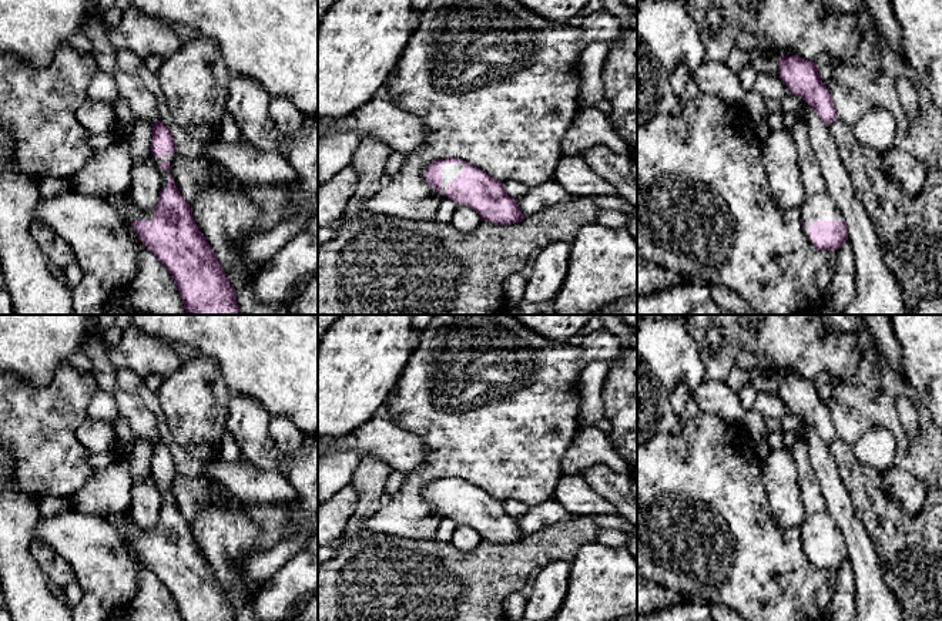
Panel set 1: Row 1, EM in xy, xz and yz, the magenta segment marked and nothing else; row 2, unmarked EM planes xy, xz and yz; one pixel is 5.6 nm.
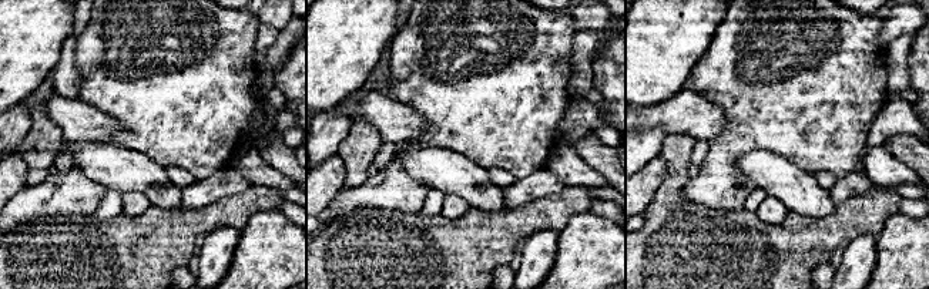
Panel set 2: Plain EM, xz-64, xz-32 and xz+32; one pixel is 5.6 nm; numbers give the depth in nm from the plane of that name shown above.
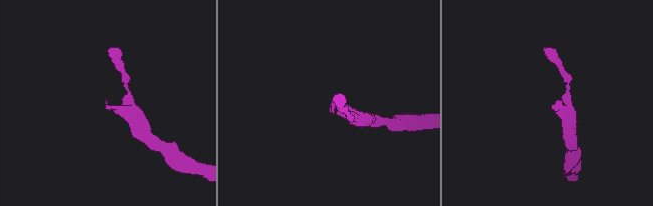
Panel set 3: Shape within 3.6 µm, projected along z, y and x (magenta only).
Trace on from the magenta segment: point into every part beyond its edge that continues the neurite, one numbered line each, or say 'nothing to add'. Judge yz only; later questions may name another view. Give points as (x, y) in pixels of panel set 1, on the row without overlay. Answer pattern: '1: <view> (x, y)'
1: yz (817, 526)

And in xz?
1: xz (449, 490)

